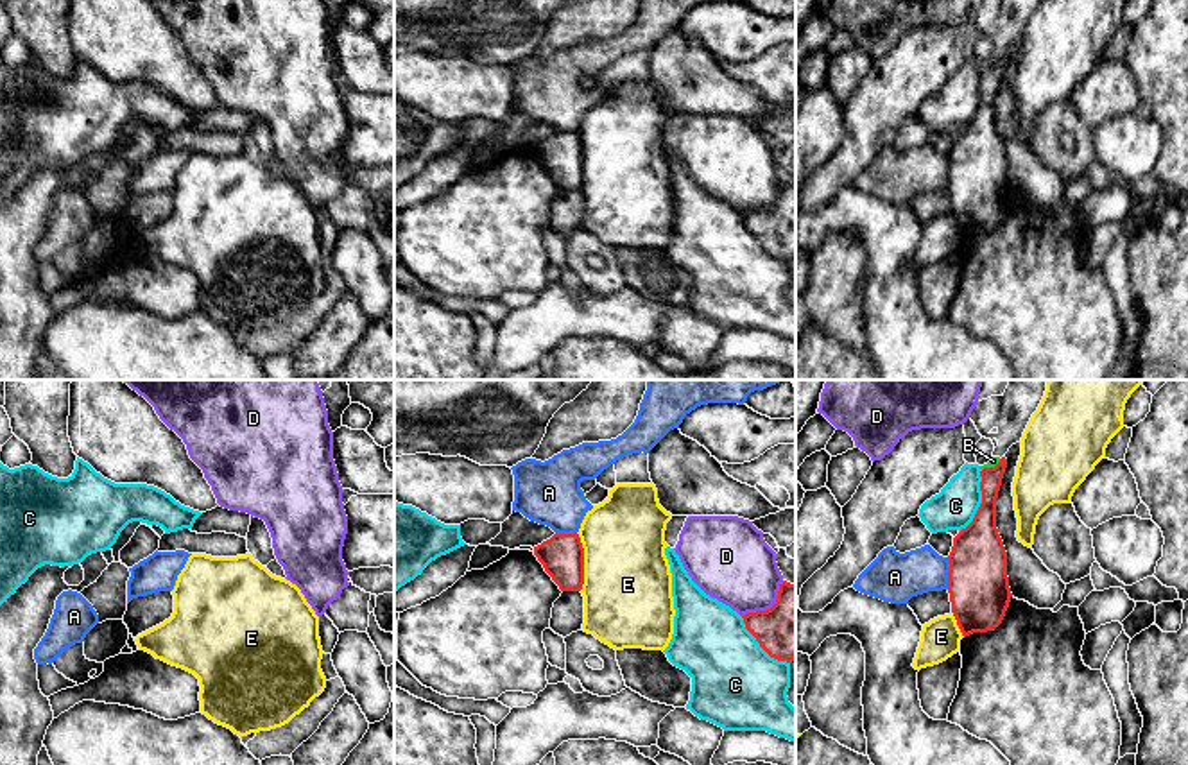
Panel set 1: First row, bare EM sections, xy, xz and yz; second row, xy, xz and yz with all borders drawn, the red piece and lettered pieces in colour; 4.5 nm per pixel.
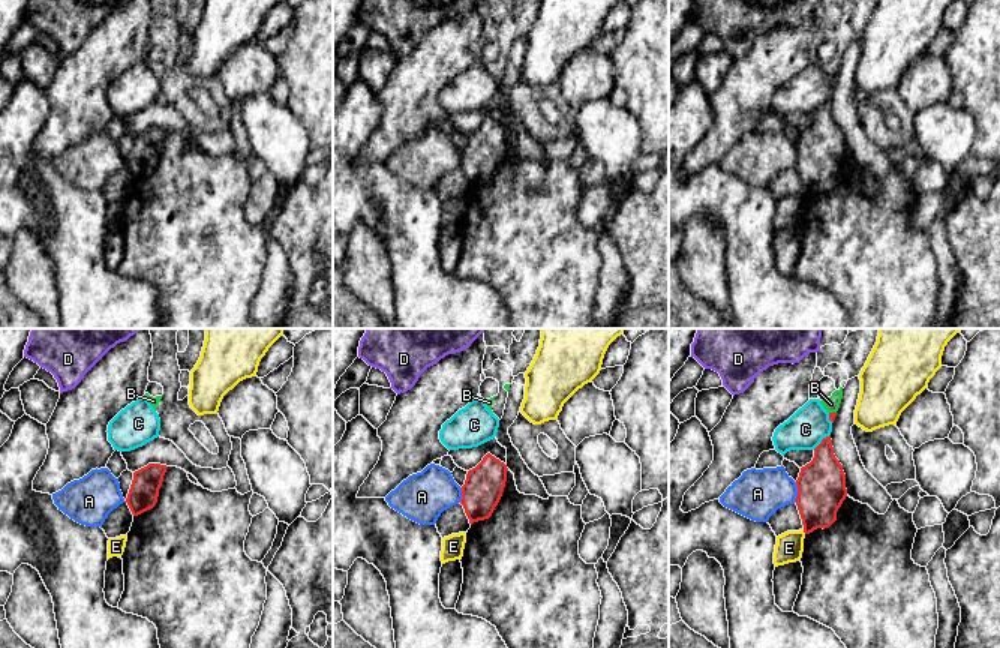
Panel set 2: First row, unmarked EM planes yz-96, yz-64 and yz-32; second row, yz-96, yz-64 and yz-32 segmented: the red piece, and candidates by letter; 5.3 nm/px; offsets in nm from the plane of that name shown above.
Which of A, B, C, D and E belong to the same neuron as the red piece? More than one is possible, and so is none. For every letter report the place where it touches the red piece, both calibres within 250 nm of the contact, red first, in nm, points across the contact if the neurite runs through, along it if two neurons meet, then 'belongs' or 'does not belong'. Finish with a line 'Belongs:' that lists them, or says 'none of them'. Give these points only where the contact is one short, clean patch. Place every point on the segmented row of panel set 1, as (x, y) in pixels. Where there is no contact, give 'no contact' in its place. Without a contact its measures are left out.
A: yz (948, 574) | 280/220 nm | along yz (946, 558), (948, 588) | does not belong
B: yz (991, 468) | 110/40 nm | along yz (1000, 459), (982, 470) | does not belong
C: yz (982, 502) | 240/190 nm | does not belong
D: xz (771, 608) | 280/340 nm | does not belong
E: xz (583, 561) | 190/400 nm | does not belong
Belongs: none of them

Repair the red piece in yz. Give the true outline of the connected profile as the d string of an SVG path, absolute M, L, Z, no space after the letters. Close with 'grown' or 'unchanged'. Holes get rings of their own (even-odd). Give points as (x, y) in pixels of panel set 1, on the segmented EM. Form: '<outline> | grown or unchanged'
M1007 459L980 471L982 503L973 521L953 537L948 593L962 636L994 631L1009 607L1007 552L996 529L996 498Z | unchanged

